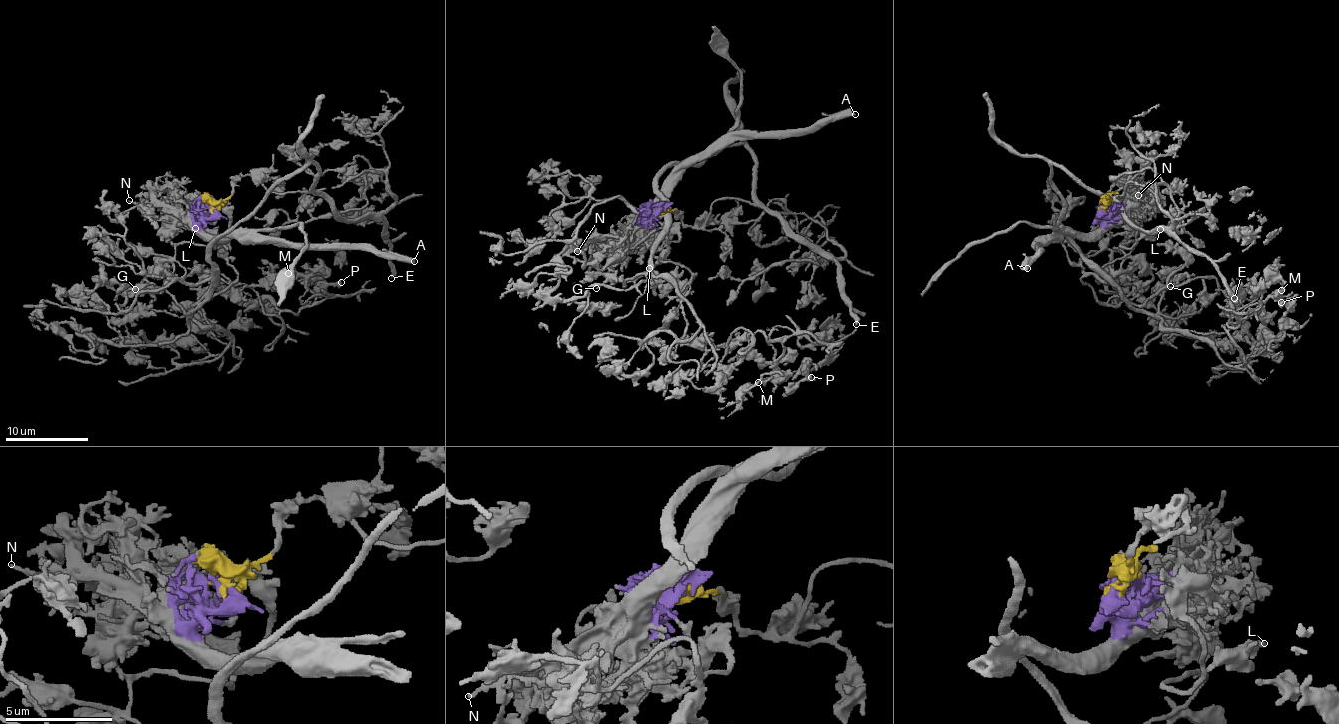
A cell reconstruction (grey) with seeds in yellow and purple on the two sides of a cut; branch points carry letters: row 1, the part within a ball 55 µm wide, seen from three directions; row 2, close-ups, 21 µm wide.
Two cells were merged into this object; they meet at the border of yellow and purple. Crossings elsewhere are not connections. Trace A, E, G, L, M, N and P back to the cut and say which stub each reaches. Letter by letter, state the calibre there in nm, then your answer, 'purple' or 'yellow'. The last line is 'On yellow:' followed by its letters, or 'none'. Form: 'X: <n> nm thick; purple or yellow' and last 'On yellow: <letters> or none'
A: 500 nm thick; purple
E: 280 nm thick; yellow
G: 140 nm thick; yellow
L: 240 nm thick; yellow
M: 160 nm thick; yellow
N: 150 nm thick; purple
P: 400 nm thick; yellow
On yellow: E, G, L, M, P

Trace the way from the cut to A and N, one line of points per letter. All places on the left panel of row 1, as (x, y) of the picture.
A: (210, 208), (202, 227), (209, 234), (274, 239), (294, 246), (367, 246), (415, 262)
N: (210, 208), (164, 211), (129, 200)

